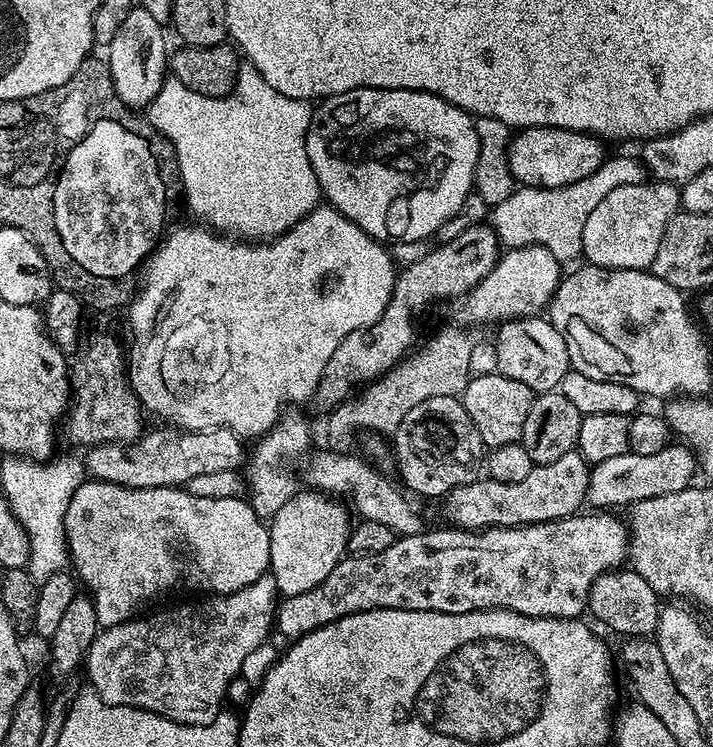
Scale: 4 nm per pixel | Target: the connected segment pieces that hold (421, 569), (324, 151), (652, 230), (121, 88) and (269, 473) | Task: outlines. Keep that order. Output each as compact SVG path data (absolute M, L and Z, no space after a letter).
M592 510L589 516L577 514L567 516L561 520L551 520L550 522L538 522L537 524L521 524L518 528L485 528L483 530L469 530L455 526L443 526L416 533L413 536L400 536L386 550L381 552L366 552L363 554L348 554L340 561L330 574L326 574L323 582L318 582L314 590L306 590L306 594L297 596L286 596L279 601L280 609L276 612L276 624L280 627L280 632L284 636L289 636L289 641L295 642L300 637L318 630L335 620L341 620L343 616L349 616L355 612L369 612L375 608L393 608L394 610L414 610L415 612L441 612L442 614L466 614L467 612L477 612L487 608L505 608L518 614L527 616L549 616L559 620L575 620L585 615L588 606L588 595L590 594L592 583L604 572L612 569L619 569L630 556L630 537L628 535L628 525L623 519L620 520L608 510Z
M355 88L346 90L342 94L323 97L315 105L312 121L306 134L306 154L310 154L310 166L314 166L314 174L318 178L323 199L350 222L354 222L366 234L375 240L389 242L388 240L405 240L412 244L415 240L424 240L427 236L435 237L440 227L450 220L462 208L468 196L474 192L474 166L478 166L478 130L472 113L454 106L429 92L418 90L402 90L401 88Z
M656 180L618 186L618 190L610 190L610 194L590 210L586 226L582 226L580 250L583 259L599 268L651 269L654 254L658 254L658 246L664 237L664 228L679 211L680 188L675 183Z
M134 6L130 14L126 14L126 22L118 26L118 34L114 34L114 38L106 46L106 52L108 52L106 63L112 75L114 90L118 98L122 98L122 102L133 110L143 109L149 104L166 79L166 73L170 68L170 47L168 48L167 42L164 41L164 31L166 31L165 25L159 24L144 8Z
M296 406L285 407L280 417L276 419L275 427L255 445L255 447L257 446L256 453L253 456L251 453L250 459L247 461L246 488L250 493L252 509L261 518L271 518L275 512L282 510L282 506L286 506L286 502L290 502L290 498L298 491L298 485L296 485L298 476L295 471L292 473L288 459L295 452L305 451L304 453L307 453L311 445L311 434L308 433L310 420L308 416L304 417L300 411L301 409Z

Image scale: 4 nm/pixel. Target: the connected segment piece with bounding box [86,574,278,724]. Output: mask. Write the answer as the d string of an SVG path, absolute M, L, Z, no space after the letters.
M265 574L262 578L258 578L258 582L250 582L250 586L246 586L237 592L231 592L225 596L219 594L208 594L203 598L196 598L193 604L180 604L177 608L168 608L165 612L156 612L153 616L144 616L124 621L118 626L110 626L103 630L97 631L94 642L86 653L86 666L88 664L87 679L90 681L90 687L93 692L99 696L102 702L113 704L114 706L130 706L131 708L141 708L147 712L153 712L159 716L165 716L167 720L173 720L179 724L208 724L218 713L225 707L224 695L228 692L228 687L232 684L232 679L239 674L244 668L244 663L263 646L264 640L256 633L256 615L259 614L260 608L256 604L252 604L252 600L272 600L277 599L276 581L271 575Z

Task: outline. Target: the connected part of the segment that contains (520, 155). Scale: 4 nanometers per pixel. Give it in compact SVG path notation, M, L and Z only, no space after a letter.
M526 128L513 135L508 145L508 161L512 176L521 185L529 188L561 188L590 174L604 165L606 159L605 141L588 132L575 132L565 128Z

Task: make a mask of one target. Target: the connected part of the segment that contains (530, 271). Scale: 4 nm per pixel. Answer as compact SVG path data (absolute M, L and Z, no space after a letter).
M537 244L507 249L506 256L509 260L497 260L490 274L486 274L486 278L482 278L463 301L464 312L470 319L503 322L518 316L534 316L547 309L548 301L562 279L561 261L556 260L550 250Z

